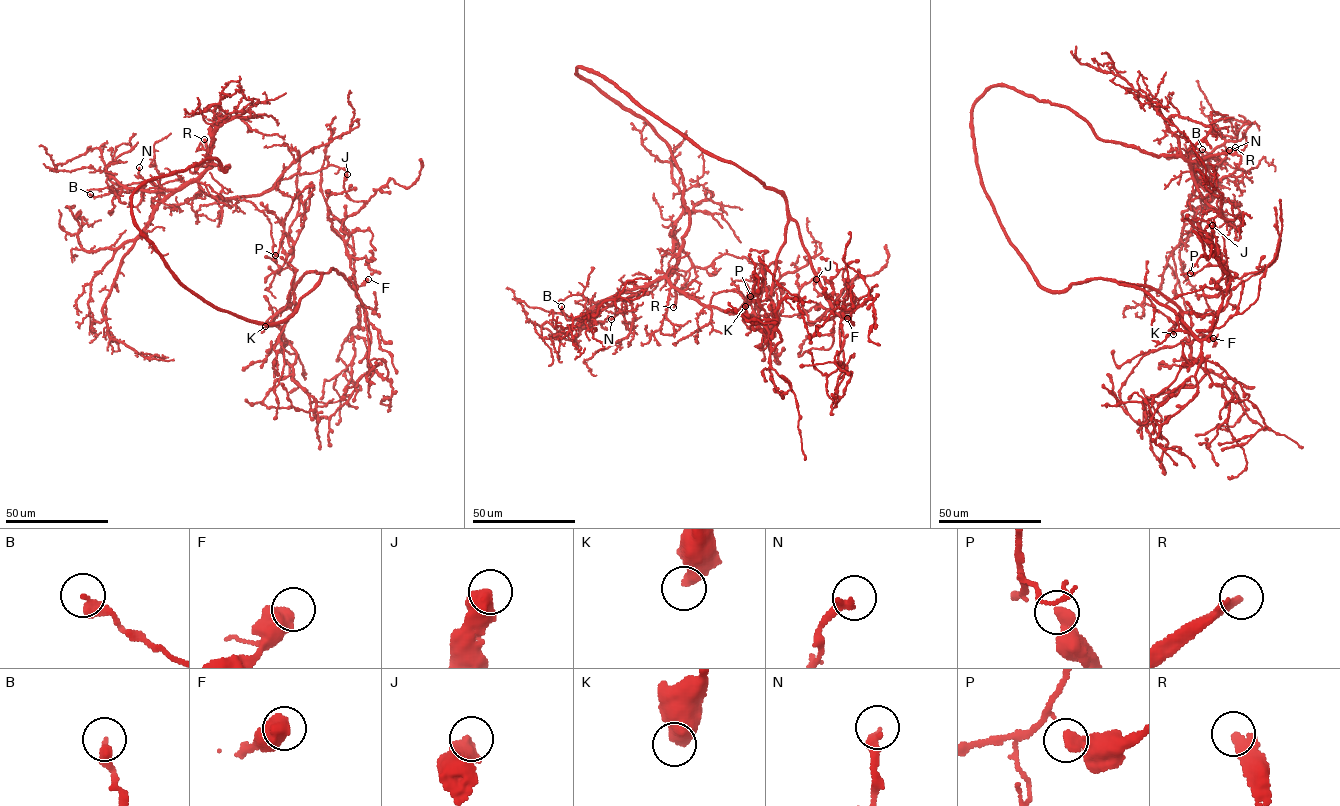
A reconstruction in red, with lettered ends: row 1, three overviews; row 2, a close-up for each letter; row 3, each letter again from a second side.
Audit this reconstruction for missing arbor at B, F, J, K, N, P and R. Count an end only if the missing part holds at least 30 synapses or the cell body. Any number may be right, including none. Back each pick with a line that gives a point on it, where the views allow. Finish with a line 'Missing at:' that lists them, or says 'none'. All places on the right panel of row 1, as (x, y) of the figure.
R: Place: (1235, 147)
Missing at: R

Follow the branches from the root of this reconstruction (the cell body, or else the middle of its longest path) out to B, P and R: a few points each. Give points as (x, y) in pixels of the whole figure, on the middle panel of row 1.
B: (604, 77), (577, 68), (665, 142), (689, 226), (664, 276), (587, 317), (567, 320), (561, 306)
P: (604, 77), (700, 148), (735, 163), (784, 197), (787, 223), (770, 299), (772, 337), (750, 296)
R: (604, 77), (577, 68), (646, 121), (682, 177), (689, 226), (674, 269), (673, 307)

